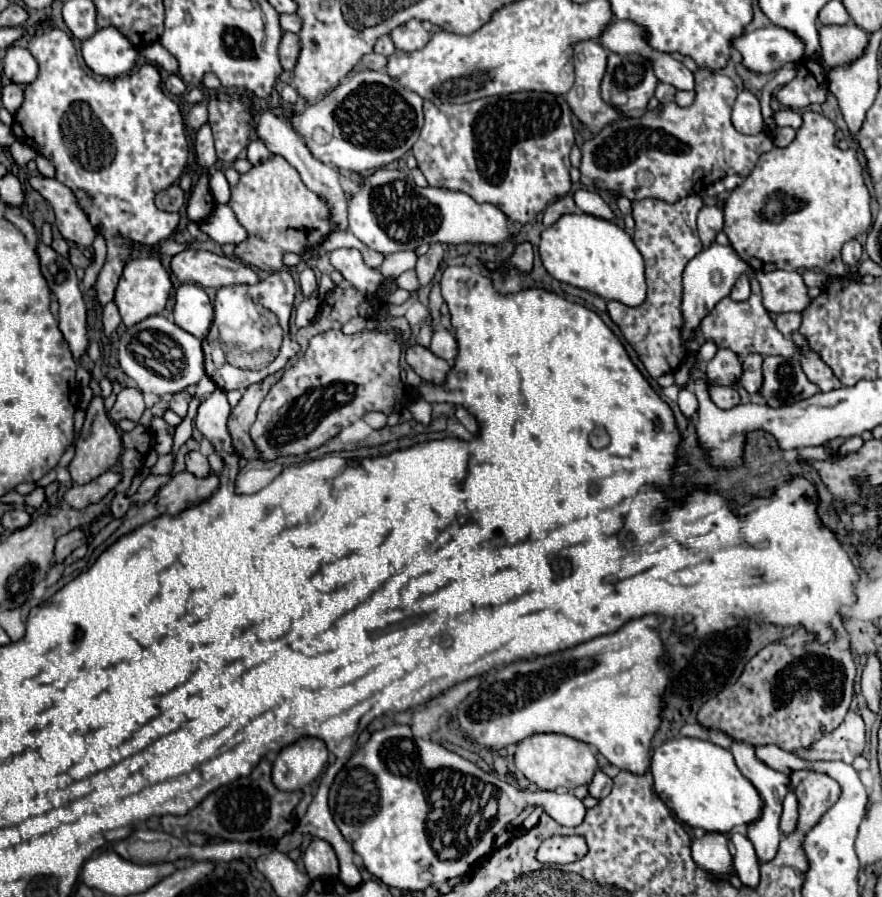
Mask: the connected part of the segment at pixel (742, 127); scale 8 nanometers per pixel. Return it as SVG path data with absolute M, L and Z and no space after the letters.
M741 90L737 94L735 106L733 106L733 126L741 134L759 134L759 132L763 132L765 124L763 124L759 98L753 92Z

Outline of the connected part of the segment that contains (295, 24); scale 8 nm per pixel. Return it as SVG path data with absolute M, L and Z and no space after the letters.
M279 14L279 26L281 30L289 30L289 32L299 32L299 16L297 14Z

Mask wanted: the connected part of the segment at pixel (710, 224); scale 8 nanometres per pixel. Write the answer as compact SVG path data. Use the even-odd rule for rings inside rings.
M703 206L697 214L697 230L703 246L709 246L715 240L715 234L723 228L723 210L717 206Z

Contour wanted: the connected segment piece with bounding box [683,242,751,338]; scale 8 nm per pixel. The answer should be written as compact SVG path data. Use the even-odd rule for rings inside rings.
M713 242L709 248L701 250L695 258L689 260L689 264L685 266L683 272L683 316L685 316L685 330L683 330L683 338L691 338L693 330L697 328L699 320L709 314L713 310L713 306L723 298L729 296L731 286L735 284L735 280L739 278L739 274L749 272L751 266L747 262L743 262L735 250L731 250L731 246L719 246L717 242ZM719 272L721 274L721 284L713 284L711 274Z

